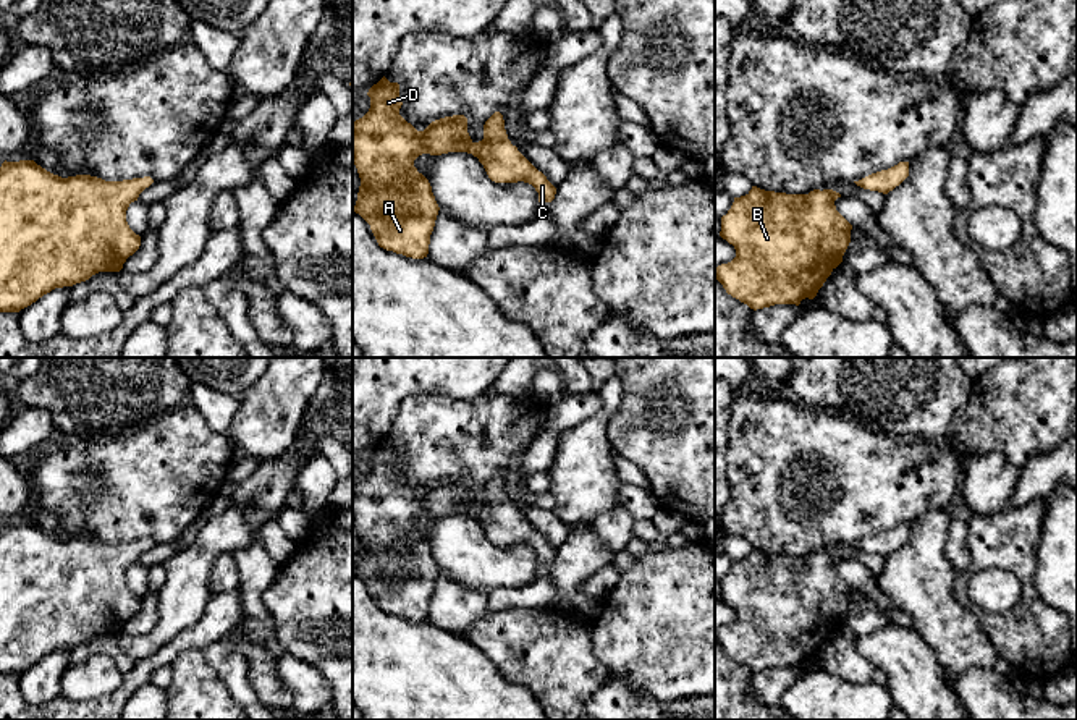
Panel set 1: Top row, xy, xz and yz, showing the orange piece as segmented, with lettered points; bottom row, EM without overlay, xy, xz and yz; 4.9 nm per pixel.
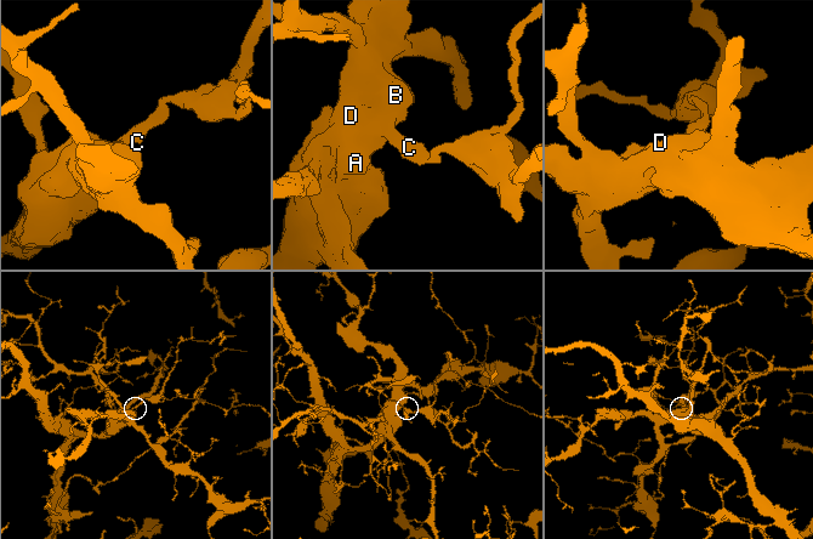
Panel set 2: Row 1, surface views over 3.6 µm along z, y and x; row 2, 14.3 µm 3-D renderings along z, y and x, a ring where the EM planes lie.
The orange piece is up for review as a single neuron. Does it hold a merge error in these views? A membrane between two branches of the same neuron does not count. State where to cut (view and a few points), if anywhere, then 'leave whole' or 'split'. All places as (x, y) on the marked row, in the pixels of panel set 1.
cut none; leave whole

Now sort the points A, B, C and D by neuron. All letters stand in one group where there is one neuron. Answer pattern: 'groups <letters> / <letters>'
groups A B C D

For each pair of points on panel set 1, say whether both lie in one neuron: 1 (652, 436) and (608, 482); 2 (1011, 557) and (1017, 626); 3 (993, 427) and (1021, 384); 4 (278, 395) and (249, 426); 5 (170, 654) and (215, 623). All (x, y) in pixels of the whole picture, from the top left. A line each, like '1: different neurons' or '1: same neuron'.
1: different neurons
2: same neuron
3: same neuron
4: same neuron
5: same neuron

